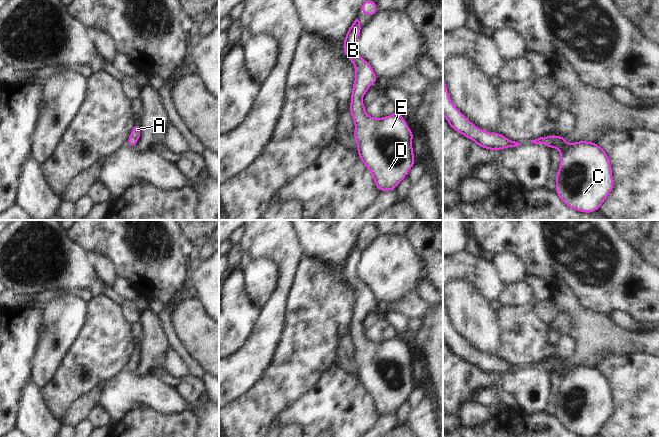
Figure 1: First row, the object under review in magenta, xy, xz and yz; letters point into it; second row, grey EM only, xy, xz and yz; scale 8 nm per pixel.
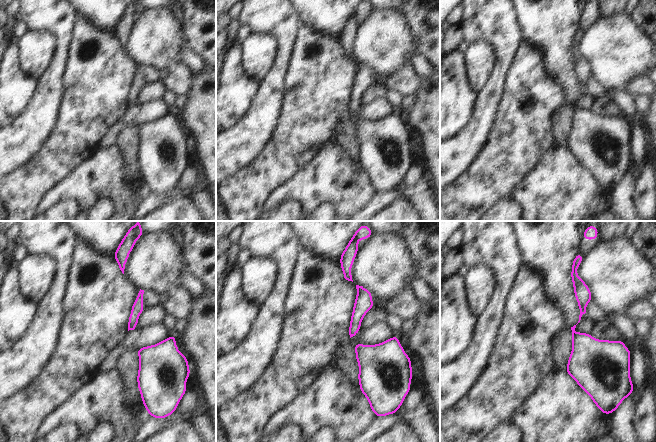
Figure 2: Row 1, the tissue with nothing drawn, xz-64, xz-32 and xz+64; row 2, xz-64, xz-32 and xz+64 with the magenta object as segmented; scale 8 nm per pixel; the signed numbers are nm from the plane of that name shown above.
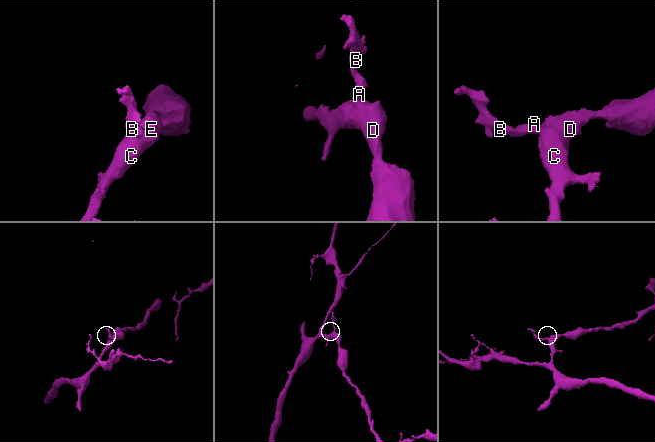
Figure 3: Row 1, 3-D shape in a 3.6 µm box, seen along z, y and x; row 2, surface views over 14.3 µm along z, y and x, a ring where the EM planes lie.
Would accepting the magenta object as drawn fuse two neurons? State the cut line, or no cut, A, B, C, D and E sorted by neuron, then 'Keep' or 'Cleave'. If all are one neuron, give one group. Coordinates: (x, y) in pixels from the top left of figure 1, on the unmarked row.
No split. Groups: A B C D E. Keep.

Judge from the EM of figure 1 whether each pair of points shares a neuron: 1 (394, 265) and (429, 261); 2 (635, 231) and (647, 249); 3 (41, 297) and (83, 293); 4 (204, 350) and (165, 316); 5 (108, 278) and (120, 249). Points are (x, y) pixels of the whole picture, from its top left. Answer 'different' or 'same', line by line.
1: different
2: same
3: same
4: different
5: different

